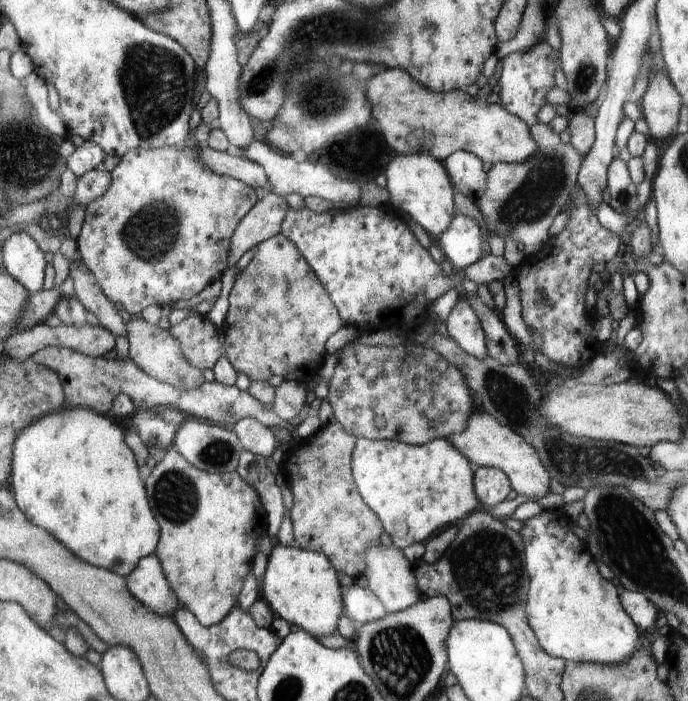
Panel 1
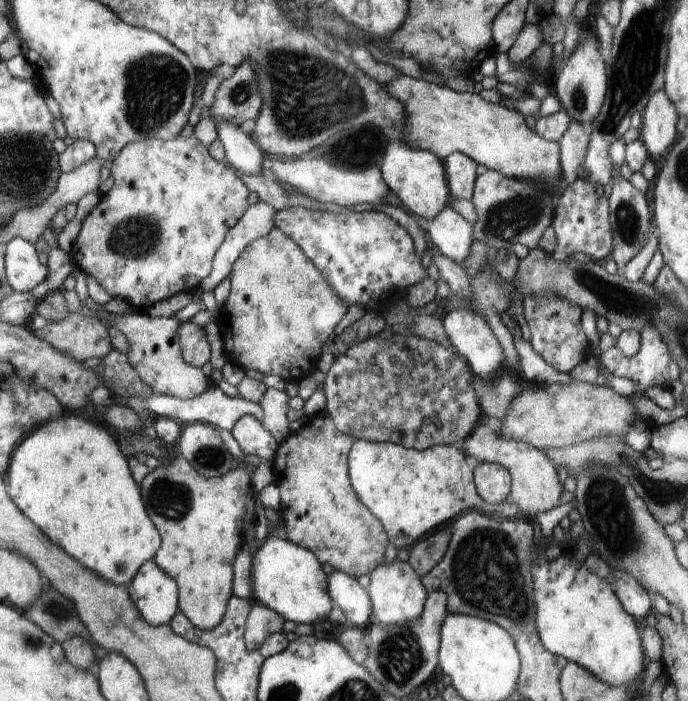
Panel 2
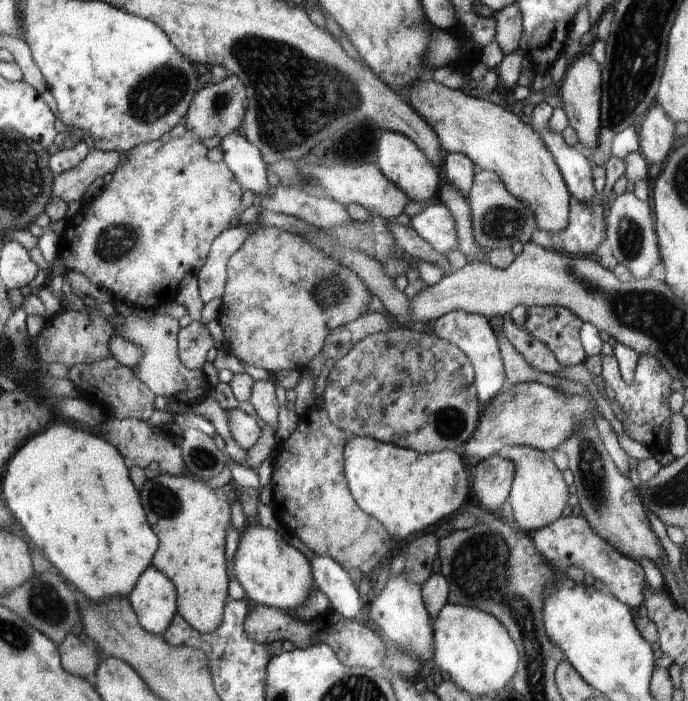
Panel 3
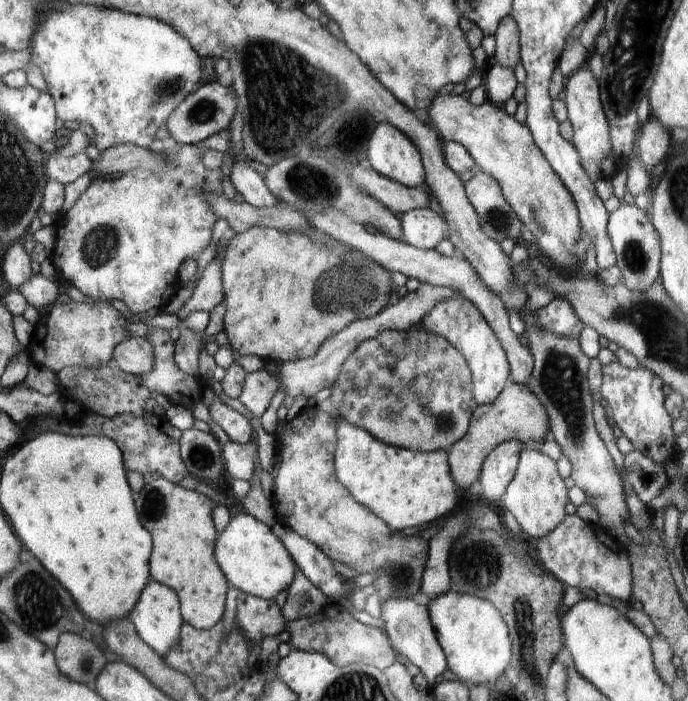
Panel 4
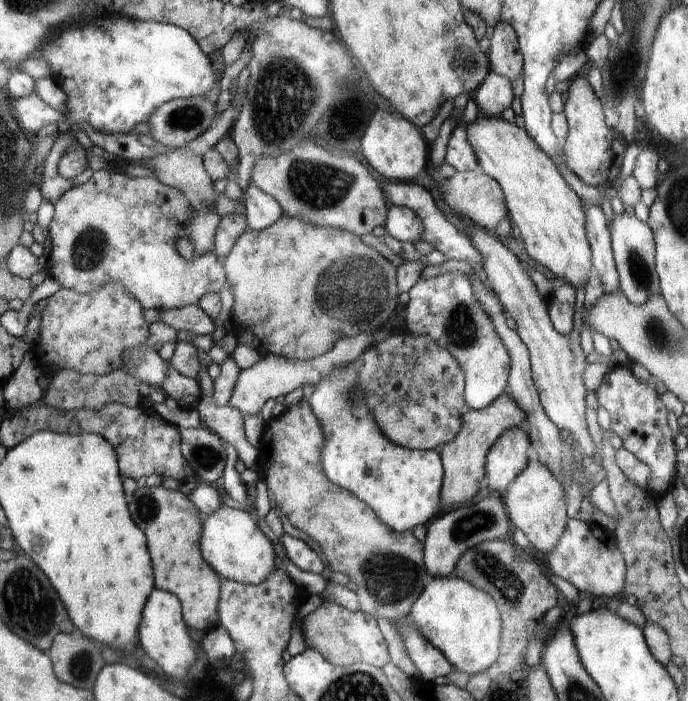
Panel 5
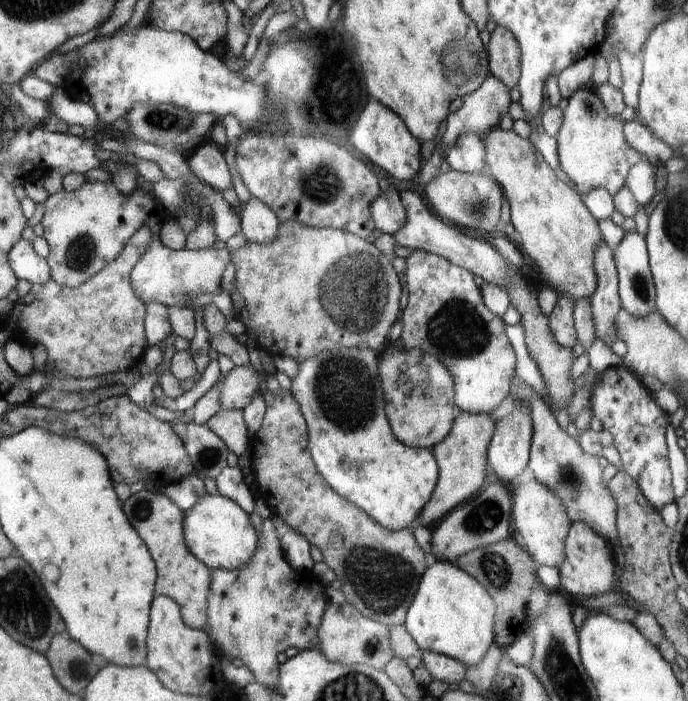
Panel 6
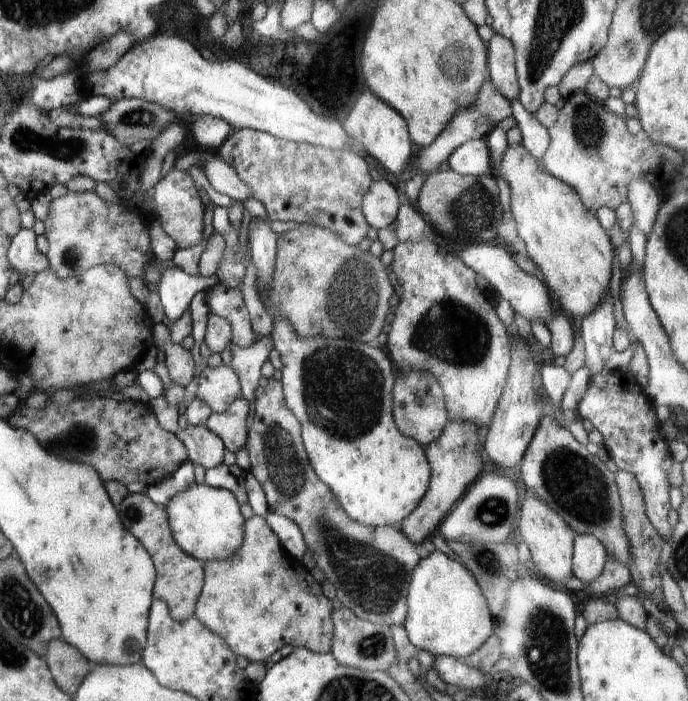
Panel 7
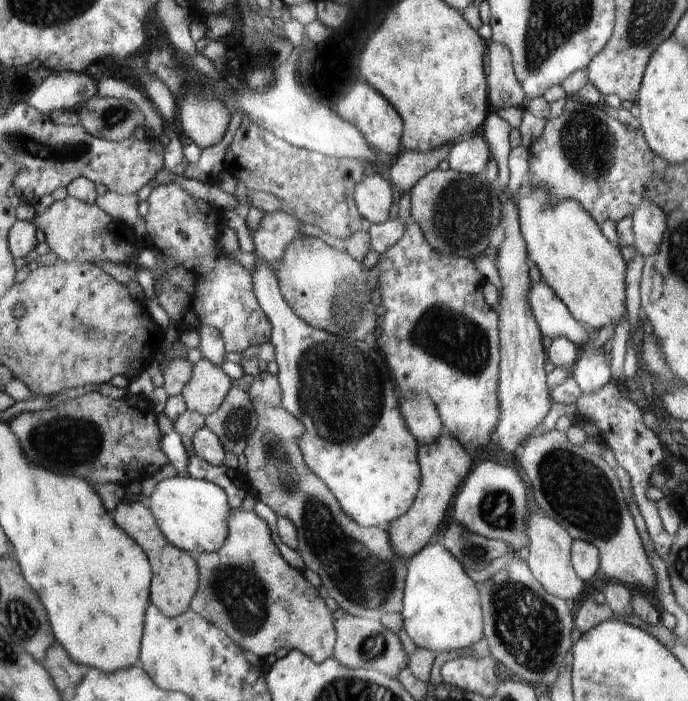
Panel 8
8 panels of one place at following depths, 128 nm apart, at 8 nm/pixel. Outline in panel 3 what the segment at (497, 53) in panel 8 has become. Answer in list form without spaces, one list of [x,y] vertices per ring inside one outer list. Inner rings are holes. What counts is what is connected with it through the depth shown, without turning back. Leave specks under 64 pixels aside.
[[[518,4],[510,5],[496,14],[496,42],[504,55],[514,53],[520,48],[520,38],[523,35],[523,15]]]

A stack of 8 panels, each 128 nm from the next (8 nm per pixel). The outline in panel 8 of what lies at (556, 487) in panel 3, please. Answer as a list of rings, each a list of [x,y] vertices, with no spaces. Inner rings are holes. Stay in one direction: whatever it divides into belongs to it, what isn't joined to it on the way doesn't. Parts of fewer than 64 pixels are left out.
[[[542,510],[532,512],[528,517],[528,536],[530,538],[528,548],[529,556],[525,560],[534,572],[535,578],[543,583],[543,587],[556,597],[565,601],[573,601],[583,591],[585,582],[578,575],[571,563],[571,546],[574,539],[556,519],[550,518]]]

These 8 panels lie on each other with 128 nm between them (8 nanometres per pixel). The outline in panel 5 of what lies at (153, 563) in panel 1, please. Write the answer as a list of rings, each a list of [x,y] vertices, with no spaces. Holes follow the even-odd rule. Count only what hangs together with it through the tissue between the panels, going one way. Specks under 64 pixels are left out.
[[[155,589],[148,595],[148,600],[142,609],[142,618],[138,626],[138,640],[145,653],[164,670],[165,674],[184,680],[186,670],[196,660],[196,644],[192,642],[186,620],[183,618],[183,605],[177,595],[171,592]]]

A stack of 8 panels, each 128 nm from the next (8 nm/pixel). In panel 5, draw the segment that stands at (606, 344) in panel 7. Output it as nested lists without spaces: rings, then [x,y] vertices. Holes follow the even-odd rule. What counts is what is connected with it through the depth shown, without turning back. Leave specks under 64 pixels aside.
[[[581,199],[586,226],[588,242],[591,247],[591,258],[594,268],[599,272],[605,286],[605,292],[619,289],[619,273],[615,265],[615,257],[611,245],[610,224],[604,217],[600,205],[589,203]]]

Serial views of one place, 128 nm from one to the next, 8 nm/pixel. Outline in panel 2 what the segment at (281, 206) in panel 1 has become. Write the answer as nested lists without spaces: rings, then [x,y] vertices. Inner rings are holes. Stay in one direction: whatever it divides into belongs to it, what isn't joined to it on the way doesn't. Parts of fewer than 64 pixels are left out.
[[[258,201],[249,206],[243,217],[227,233],[226,240],[220,245],[214,258],[214,268],[203,282],[194,300],[200,301],[200,296],[206,291],[213,291],[224,277],[231,274],[232,266],[240,253],[253,240],[266,236],[275,226],[275,208],[267,202]]]

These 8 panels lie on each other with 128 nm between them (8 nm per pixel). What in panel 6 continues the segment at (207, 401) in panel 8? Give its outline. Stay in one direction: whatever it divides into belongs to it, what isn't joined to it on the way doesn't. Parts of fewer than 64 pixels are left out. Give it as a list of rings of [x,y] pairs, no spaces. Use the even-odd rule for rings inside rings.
[[[251,365],[235,367],[221,383],[222,408],[246,409],[251,400],[256,398],[257,392],[264,388],[264,384],[260,373]]]

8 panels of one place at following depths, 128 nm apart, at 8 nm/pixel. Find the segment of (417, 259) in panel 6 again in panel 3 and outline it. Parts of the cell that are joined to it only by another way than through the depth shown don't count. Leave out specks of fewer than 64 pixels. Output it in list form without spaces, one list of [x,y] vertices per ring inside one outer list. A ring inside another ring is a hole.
[[[458,309],[446,313],[433,321],[432,332],[441,339],[460,347],[460,350],[467,354],[472,366],[475,366],[475,385],[479,393],[480,402],[486,403],[491,398],[498,396],[506,378],[504,378],[504,366],[502,366],[498,336],[495,329],[491,326],[490,320],[484,315]]]

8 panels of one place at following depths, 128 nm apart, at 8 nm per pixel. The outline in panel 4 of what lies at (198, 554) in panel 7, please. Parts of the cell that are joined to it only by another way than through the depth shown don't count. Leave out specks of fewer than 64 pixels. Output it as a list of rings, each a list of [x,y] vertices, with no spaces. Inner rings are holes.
[[[243,510],[240,512],[237,516],[231,518],[229,525],[223,531],[219,531],[219,538],[215,546],[215,559],[222,567],[230,586],[236,587],[238,590],[258,598],[270,599],[276,602],[278,600],[276,596],[282,590],[286,592],[286,588],[292,584],[298,566],[291,557],[290,551],[274,532],[270,532],[270,528],[266,528],[263,522],[258,522],[256,518]]]

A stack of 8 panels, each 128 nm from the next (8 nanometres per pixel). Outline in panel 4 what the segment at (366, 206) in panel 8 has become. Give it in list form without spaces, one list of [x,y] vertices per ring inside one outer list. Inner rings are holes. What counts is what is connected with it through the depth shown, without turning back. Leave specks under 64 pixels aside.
[[[429,208],[403,209],[403,235],[405,242],[421,249],[434,249],[446,236],[446,219]]]

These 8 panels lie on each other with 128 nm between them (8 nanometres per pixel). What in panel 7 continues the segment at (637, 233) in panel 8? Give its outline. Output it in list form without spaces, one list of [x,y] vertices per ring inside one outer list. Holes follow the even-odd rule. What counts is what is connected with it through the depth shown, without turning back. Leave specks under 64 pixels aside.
[[[636,177],[629,186],[627,201],[631,204],[634,213],[635,222],[633,226],[638,227],[641,233],[647,236],[652,230],[656,213],[660,208],[661,200],[656,189],[646,177]]]

